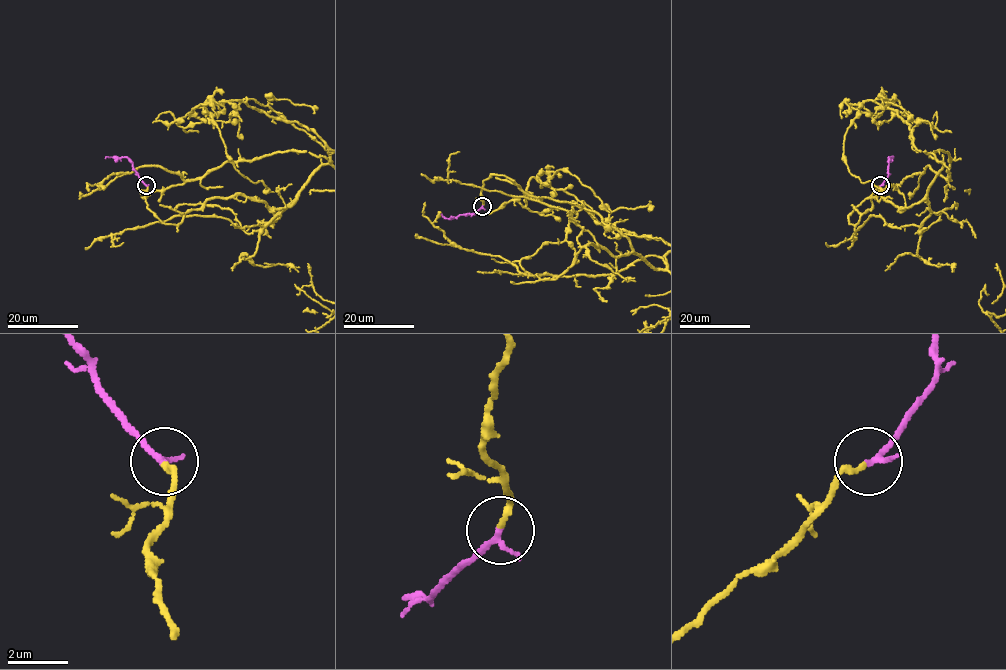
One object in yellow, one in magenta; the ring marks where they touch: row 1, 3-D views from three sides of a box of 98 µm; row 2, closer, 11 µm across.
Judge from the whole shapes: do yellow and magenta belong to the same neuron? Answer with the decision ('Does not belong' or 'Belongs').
Belongs

